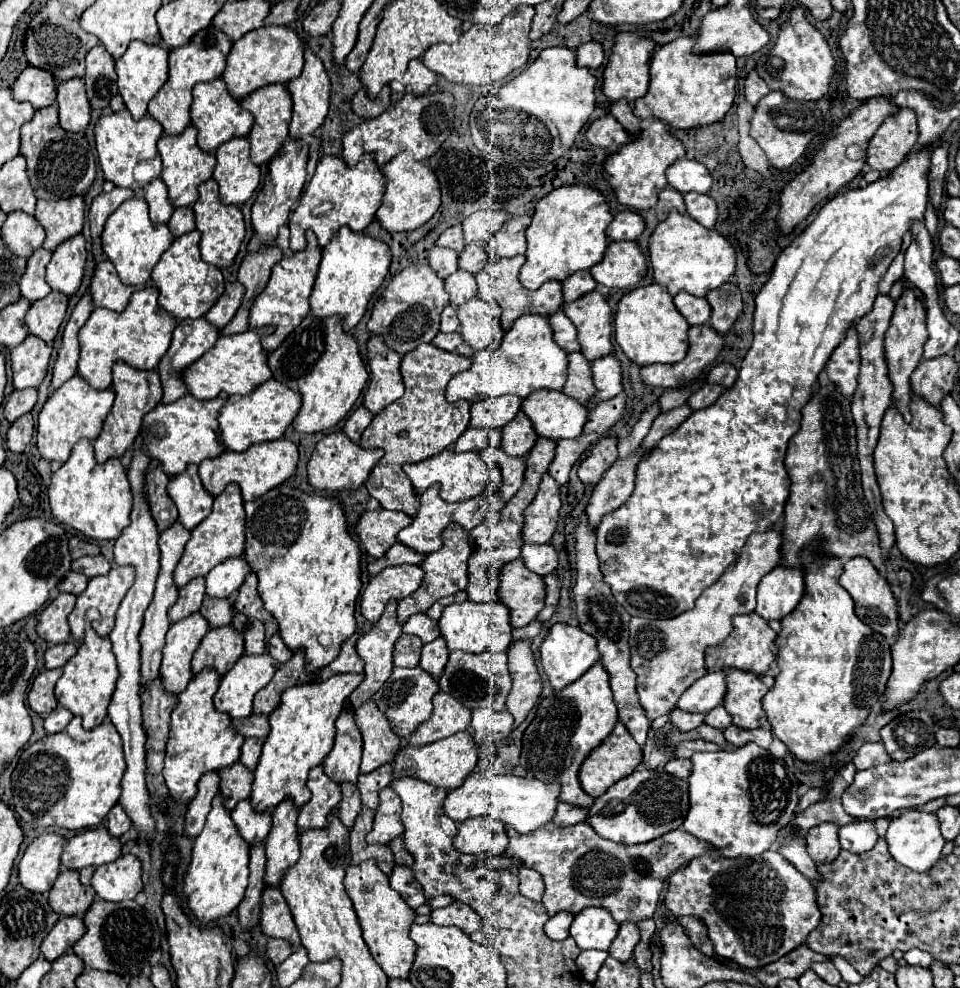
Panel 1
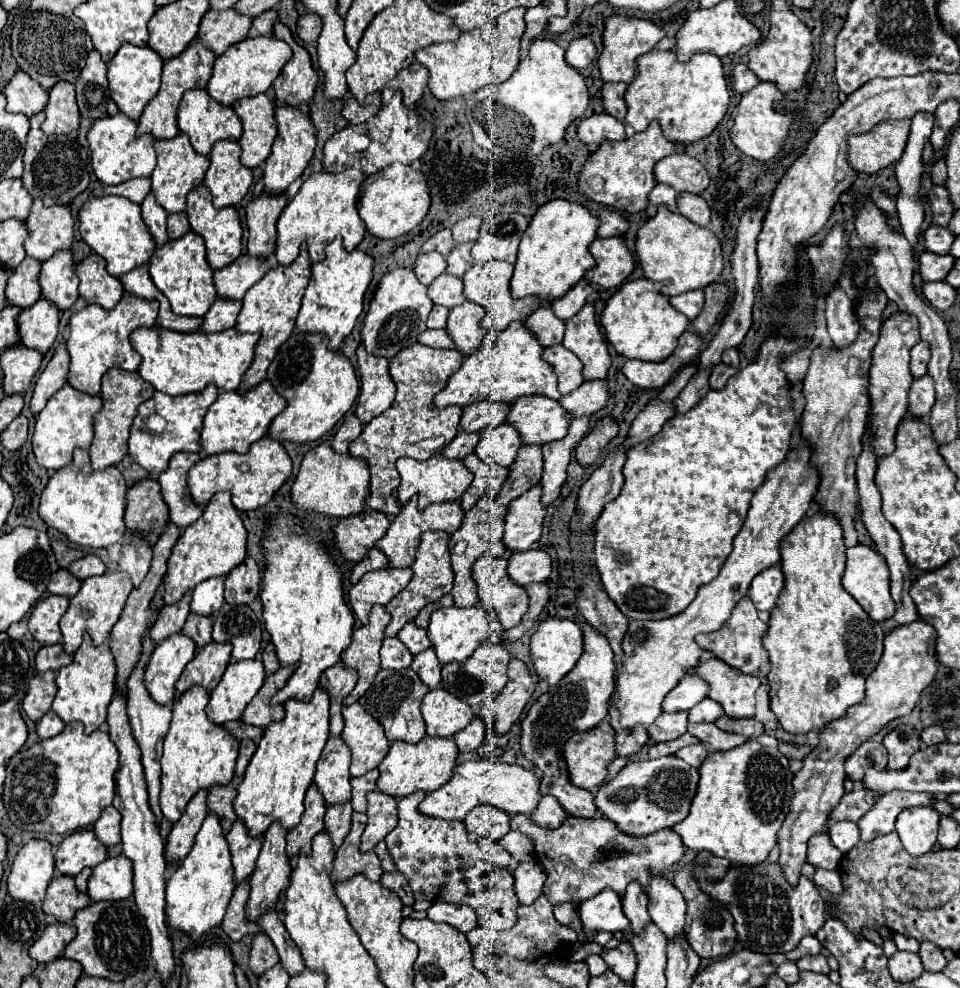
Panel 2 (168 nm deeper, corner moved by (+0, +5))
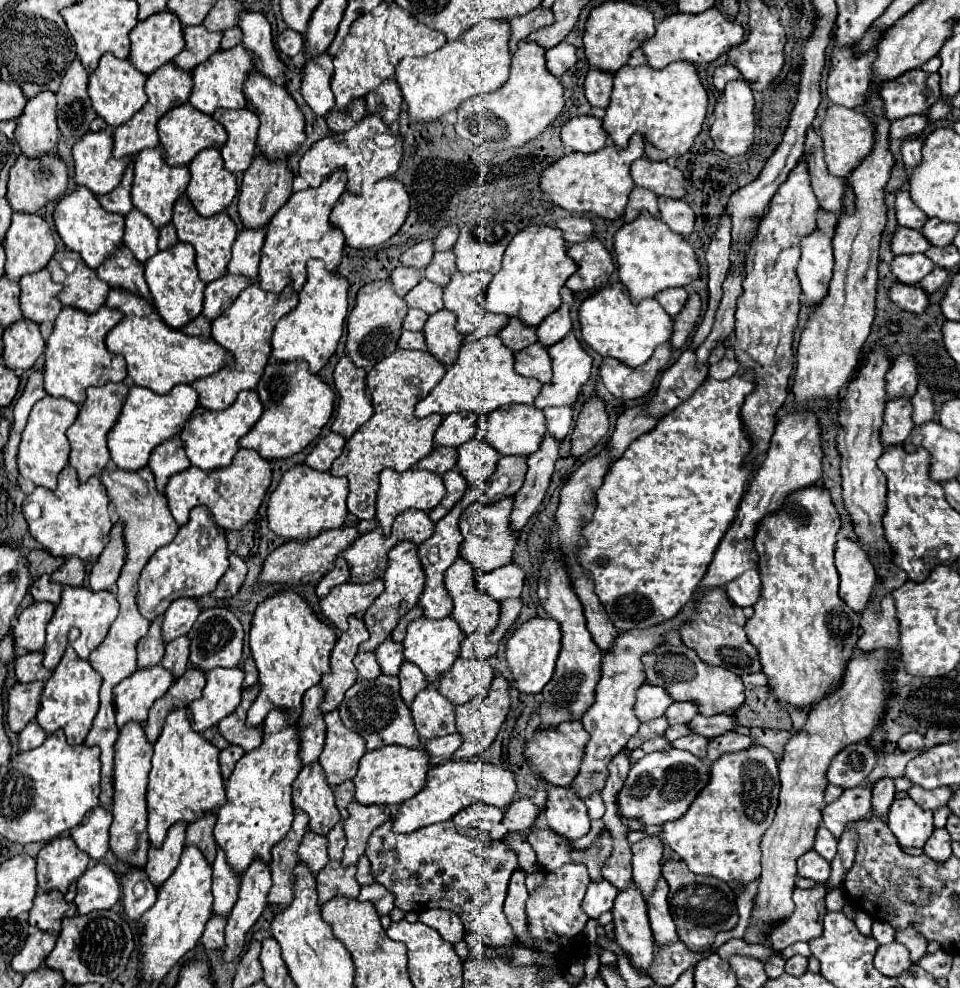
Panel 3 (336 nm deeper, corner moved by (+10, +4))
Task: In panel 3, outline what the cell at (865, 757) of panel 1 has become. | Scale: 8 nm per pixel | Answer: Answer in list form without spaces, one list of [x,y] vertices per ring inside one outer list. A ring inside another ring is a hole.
[[[853,743],[845,747],[829,765],[827,779],[843,789],[861,785],[877,763],[877,753],[867,743]]]

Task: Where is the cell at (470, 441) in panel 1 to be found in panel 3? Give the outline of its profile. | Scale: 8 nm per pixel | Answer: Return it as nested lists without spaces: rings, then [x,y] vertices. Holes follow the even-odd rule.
[[[435,447],[433,453],[429,453],[427,457],[423,457],[419,461],[419,467],[443,475],[445,471],[453,469],[455,463],[457,463],[457,449],[455,447]]]

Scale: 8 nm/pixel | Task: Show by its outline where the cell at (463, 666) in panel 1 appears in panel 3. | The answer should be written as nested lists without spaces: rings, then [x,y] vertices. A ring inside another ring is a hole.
[[[457,657],[453,667],[441,675],[437,689],[453,705],[463,705],[473,697],[489,691],[493,677],[495,669],[489,665],[489,661]]]

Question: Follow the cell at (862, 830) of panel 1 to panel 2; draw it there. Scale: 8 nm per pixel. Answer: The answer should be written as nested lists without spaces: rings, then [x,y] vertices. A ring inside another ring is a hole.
[[[829,822],[829,838],[841,854],[847,854],[859,842],[859,828],[855,822]]]

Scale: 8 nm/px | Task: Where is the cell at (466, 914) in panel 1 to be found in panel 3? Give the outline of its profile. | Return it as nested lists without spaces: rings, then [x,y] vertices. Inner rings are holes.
[[[425,909],[419,913],[419,921],[433,927],[435,931],[439,931],[439,935],[449,941],[449,943],[457,943],[465,937],[465,929],[463,923],[459,919],[457,913],[447,911],[447,909]]]

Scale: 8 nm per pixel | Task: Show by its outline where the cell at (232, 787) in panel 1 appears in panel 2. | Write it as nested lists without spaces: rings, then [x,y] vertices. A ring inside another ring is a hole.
[[[231,782],[227,786],[215,786],[215,790],[211,790],[207,796],[207,810],[219,816],[223,834],[227,834],[231,830],[233,822],[237,820],[237,816],[233,812],[233,798],[237,796],[235,786],[237,786],[237,782]]]

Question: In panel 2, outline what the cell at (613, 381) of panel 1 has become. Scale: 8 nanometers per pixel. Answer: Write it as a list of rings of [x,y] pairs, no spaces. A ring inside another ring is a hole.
[[[595,380],[595,382],[583,382],[577,390],[573,390],[567,396],[559,398],[559,404],[573,416],[593,416],[599,412],[607,402],[607,382]]]

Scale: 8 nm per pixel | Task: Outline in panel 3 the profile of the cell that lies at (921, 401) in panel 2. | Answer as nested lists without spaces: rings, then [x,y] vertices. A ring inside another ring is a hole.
[[[897,397],[887,403],[885,423],[881,427],[881,441],[885,447],[901,445],[911,435],[915,427],[911,413],[913,413],[913,403],[909,397]]]

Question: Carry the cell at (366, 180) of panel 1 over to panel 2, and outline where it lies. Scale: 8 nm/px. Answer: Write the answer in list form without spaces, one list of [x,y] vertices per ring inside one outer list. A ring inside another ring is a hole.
[[[353,164],[349,170],[341,174],[327,174],[317,172],[303,182],[301,190],[295,198],[285,206],[277,220],[277,244],[275,244],[275,260],[281,266],[289,266],[297,254],[301,244],[307,244],[311,264],[323,260],[323,246],[333,242],[335,238],[343,240],[347,252],[355,250],[357,244],[363,240],[365,226],[357,214],[357,200],[359,200],[359,186],[363,182],[361,166]]]

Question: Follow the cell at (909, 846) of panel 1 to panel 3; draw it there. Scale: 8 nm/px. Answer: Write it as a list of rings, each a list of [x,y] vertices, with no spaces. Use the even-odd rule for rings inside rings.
[[[895,799],[889,809],[889,829],[903,849],[923,847],[933,833],[933,811],[921,809],[913,799]]]

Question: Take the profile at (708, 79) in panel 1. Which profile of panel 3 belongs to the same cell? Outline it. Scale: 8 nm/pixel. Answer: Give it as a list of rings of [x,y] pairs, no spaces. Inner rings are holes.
[[[677,61],[663,69],[625,65],[615,73],[613,95],[605,109],[603,127],[619,147],[627,147],[629,137],[639,131],[647,141],[645,155],[653,161],[665,161],[669,157],[681,157],[691,149],[705,121],[707,107],[707,89],[691,61]]]

